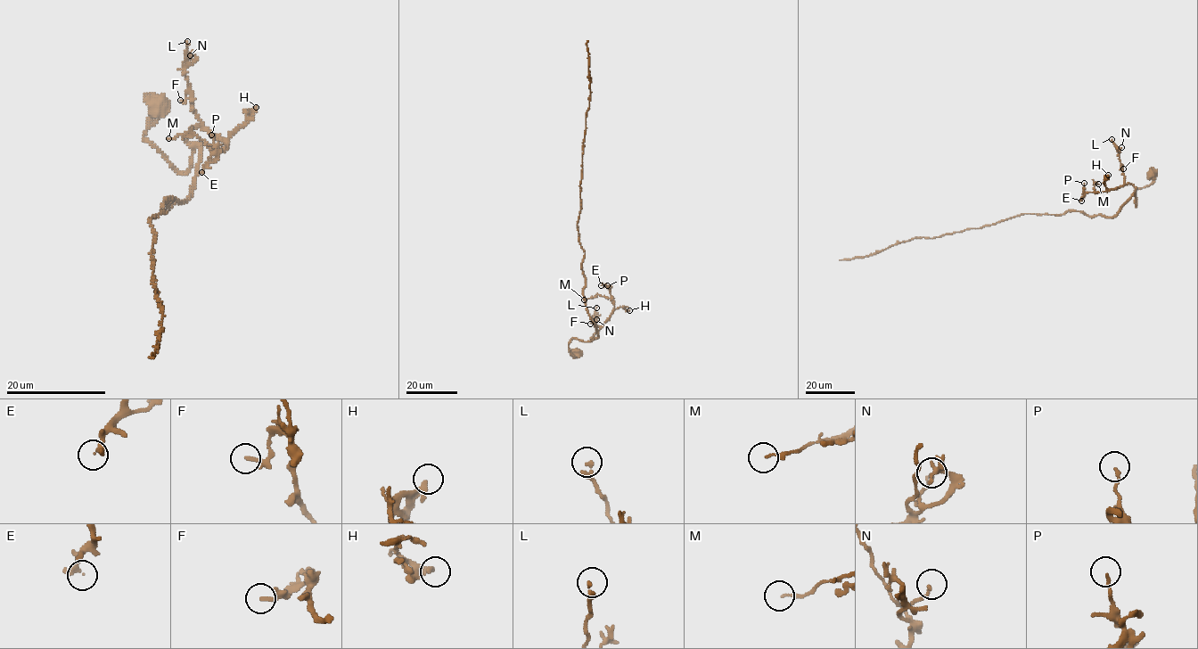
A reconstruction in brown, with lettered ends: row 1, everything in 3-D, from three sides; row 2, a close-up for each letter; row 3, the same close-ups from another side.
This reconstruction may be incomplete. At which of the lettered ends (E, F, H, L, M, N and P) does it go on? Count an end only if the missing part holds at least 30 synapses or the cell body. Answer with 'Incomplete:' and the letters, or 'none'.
Incomplete: none

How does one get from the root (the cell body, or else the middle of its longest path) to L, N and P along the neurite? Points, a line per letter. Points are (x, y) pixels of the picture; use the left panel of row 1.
L: (159, 104), (143, 137), (176, 169), (185, 172), (192, 149), (188, 133), (203, 126), (188, 92), (187, 41)
N: (159, 104), (143, 137), (185, 172), (192, 149), (188, 133), (203, 126), (188, 92), (184, 65), (190, 55)
P: (159, 104), (143, 137), (176, 169), (191, 166), (193, 127), (227, 148), (217, 153), (211, 135)

